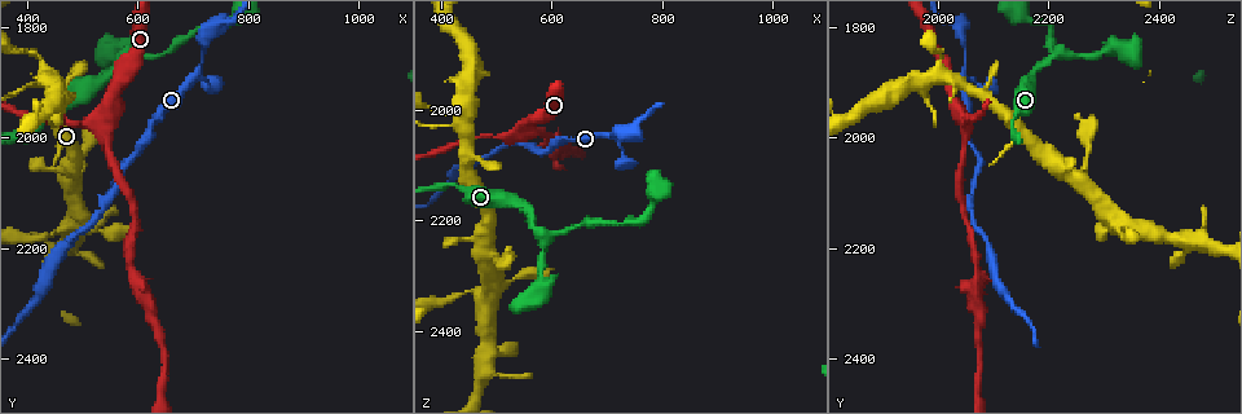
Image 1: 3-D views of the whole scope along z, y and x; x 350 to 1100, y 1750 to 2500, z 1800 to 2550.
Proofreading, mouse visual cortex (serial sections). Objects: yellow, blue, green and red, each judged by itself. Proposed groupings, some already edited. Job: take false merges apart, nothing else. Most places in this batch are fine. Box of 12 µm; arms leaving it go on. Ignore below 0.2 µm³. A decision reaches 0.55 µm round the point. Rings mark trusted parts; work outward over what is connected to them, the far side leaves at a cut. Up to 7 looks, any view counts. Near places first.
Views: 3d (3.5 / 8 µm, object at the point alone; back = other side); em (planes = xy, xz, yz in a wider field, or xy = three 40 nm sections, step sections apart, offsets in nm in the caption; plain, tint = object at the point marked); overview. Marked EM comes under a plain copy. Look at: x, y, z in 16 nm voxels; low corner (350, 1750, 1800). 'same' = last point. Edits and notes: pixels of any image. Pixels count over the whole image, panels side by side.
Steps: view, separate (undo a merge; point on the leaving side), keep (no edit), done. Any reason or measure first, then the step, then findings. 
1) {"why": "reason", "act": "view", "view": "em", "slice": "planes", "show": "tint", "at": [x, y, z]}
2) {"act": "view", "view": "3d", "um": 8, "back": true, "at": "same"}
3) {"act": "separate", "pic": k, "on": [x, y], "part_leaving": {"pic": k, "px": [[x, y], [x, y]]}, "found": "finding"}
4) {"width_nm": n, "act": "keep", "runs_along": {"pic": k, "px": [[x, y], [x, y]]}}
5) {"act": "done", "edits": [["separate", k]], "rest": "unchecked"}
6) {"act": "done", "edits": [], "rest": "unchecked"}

{"why": "branch point", "act": "view", "view": "3d", "um": 3.5, "at": [440, 1885, 2010]}

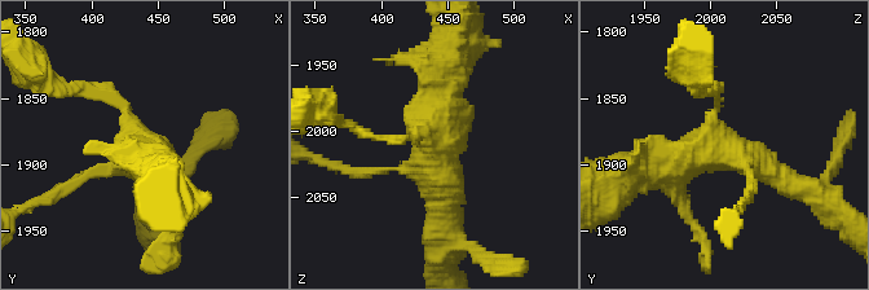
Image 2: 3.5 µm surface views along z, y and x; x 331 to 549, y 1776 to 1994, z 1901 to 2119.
{"arms": 3, "arm_widths_nm": [100, 300, 500], "act": "view", "view": "em", "slice": "xy", "step": 3, "show": "tint", "at": [442, 1892, 2004]}

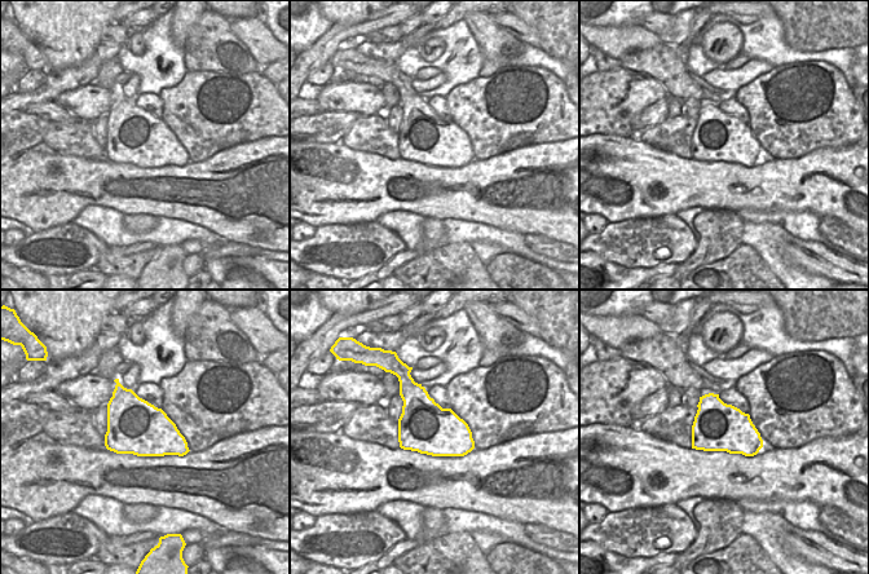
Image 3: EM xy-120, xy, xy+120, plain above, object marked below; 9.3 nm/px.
{"act": "view", "view": "em", "slice": "xy", "step": 1, "show": "tint", "at": "same"}

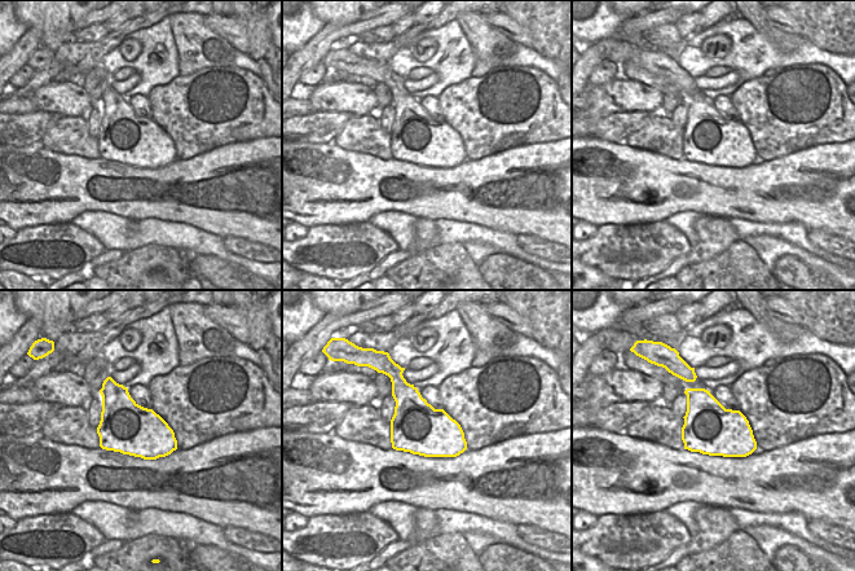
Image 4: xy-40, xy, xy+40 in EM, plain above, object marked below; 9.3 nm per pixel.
{"act": "keep", "runs_along": {"pic": 2, "px": [[792, 183], [732, 150], [636, 170]]}, "found": "all the same cell"}

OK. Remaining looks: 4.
{"why": "narrows sharply", "act": "view", "view": "3d", "um": 3.5, "at": [430, 1970, 2140]}

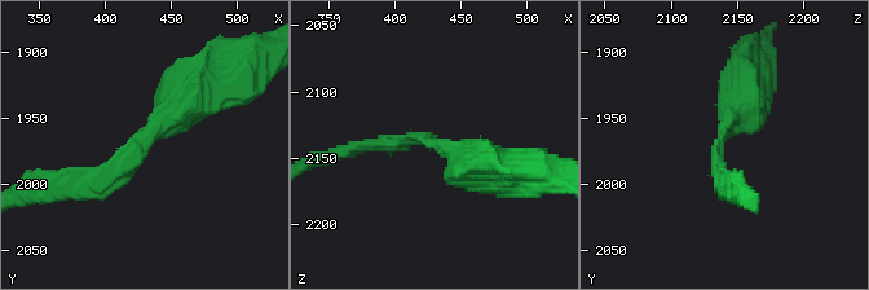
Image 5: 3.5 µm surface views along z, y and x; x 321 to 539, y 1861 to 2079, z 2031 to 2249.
{"why": "shape alone is not enough", "act": "view", "view": "em", "slice": "xy", "step": 3, "show": "tint", "at": [428, 1970, 2136]}

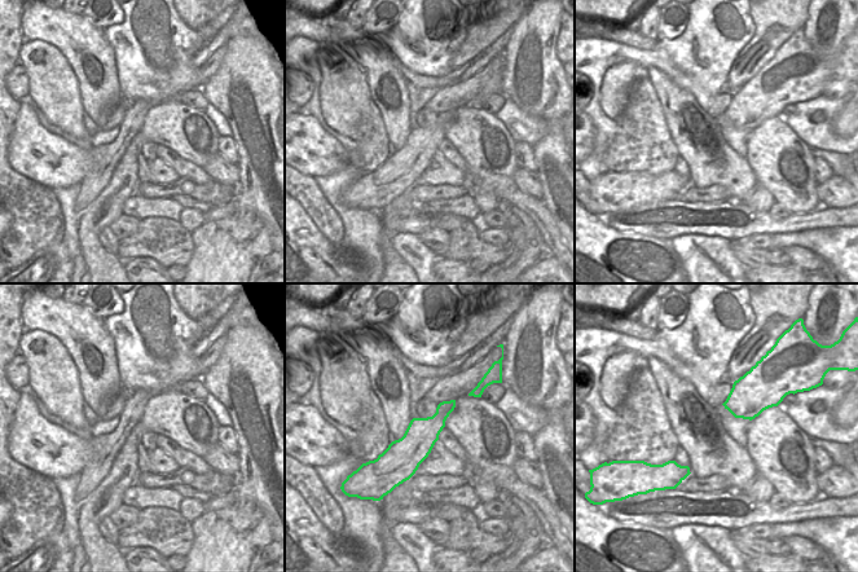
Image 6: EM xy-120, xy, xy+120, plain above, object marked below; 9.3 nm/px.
{"arm_widths_nm": [200, 500], "act": "keep", "found": "continuous, no second cell"}

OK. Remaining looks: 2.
{"why": "narrows sharply", "act": "view", "view": "3d", "um": 3.5, "back": true, "at": [715, 1850, 2050]}

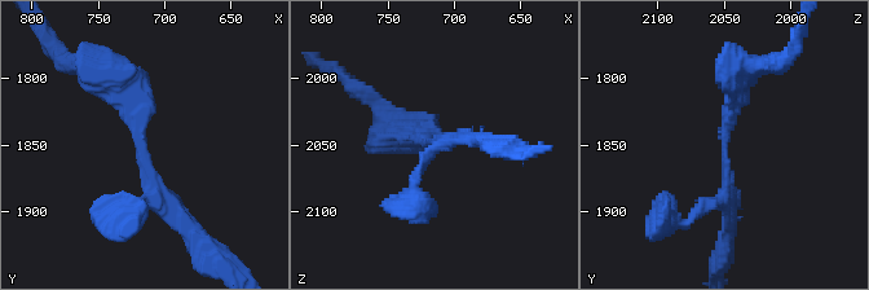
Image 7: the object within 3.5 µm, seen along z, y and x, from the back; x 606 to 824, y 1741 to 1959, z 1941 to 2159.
{"arm_widths_nm": [200, 300], "why": "shape alone is not enough", "act": "view", "view": "em", "slice": "xy", "step": 2, "show": "tint", "at": [716, 1848, 2048]}

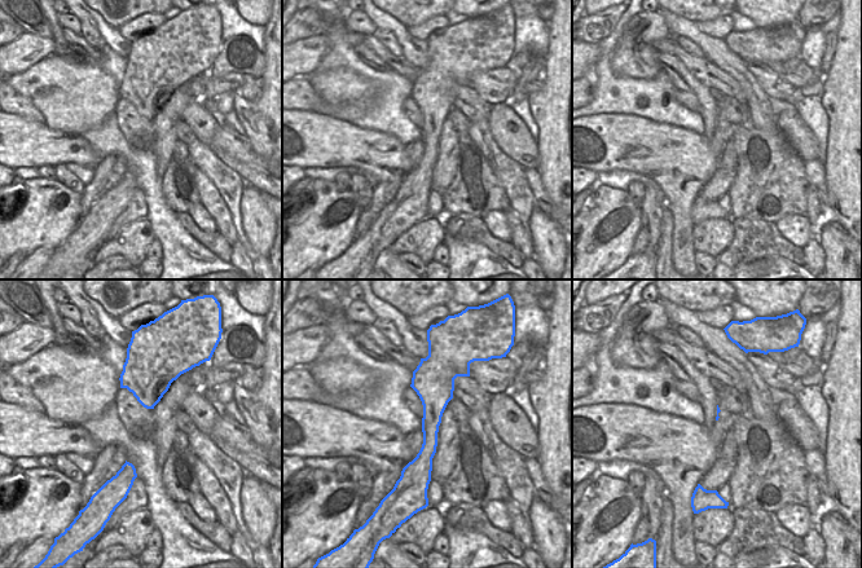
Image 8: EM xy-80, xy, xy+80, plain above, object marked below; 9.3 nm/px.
{"act": "keep", "runs_along": {"pic": 8, "px": [[419, 369], [431, 384], [426, 480]]}, "found": "one cell here"}

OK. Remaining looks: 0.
{"act": "done", "edits": [], "rest": "unchecked"}

